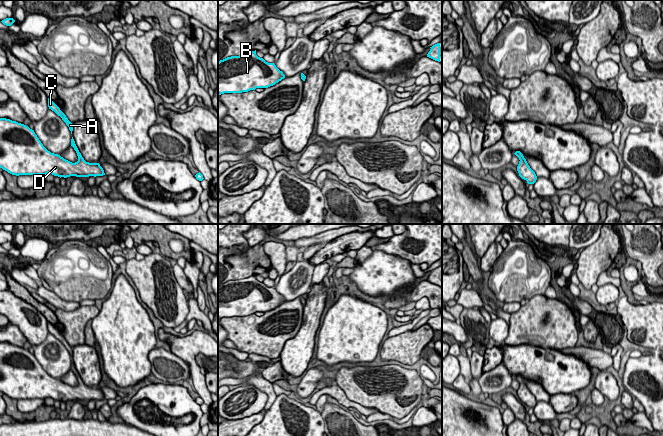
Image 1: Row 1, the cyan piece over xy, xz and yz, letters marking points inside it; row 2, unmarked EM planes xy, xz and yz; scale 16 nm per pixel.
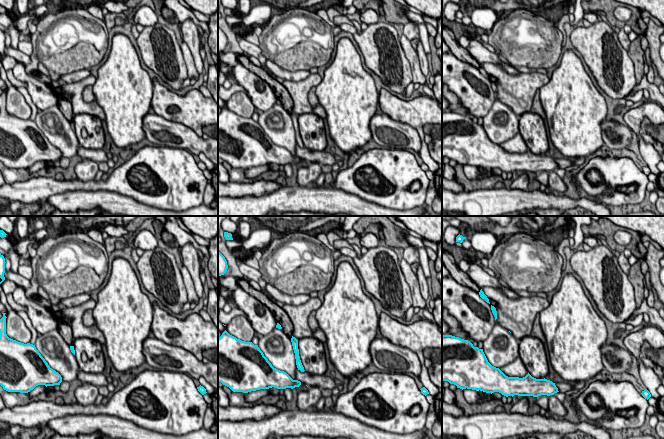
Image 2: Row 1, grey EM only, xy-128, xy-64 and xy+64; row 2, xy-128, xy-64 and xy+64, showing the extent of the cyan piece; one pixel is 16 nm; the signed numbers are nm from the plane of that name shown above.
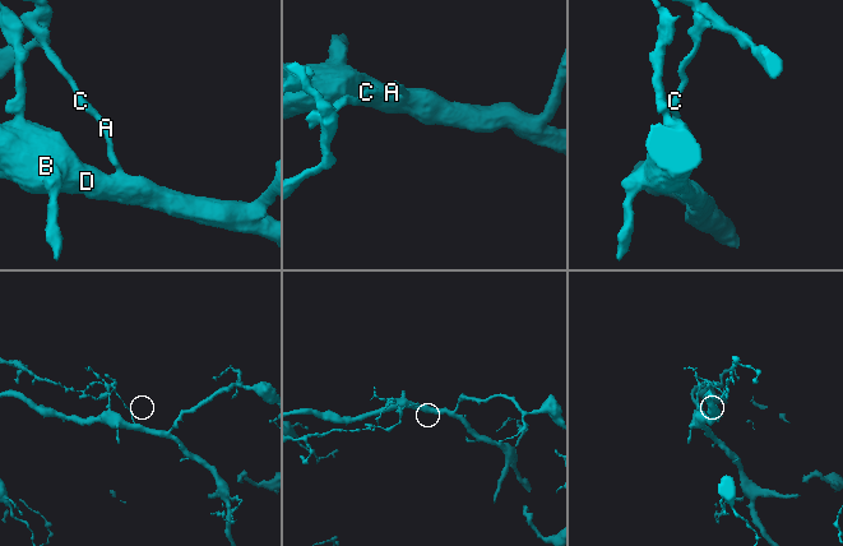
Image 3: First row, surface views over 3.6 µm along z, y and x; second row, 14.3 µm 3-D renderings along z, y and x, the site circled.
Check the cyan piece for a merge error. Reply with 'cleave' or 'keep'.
cleave

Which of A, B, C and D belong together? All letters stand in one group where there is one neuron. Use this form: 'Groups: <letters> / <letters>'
Groups: A C / B D

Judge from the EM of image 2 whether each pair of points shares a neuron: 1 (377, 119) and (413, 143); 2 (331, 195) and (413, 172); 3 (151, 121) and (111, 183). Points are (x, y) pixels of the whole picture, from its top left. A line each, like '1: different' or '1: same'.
1: same
2: different
3: different

